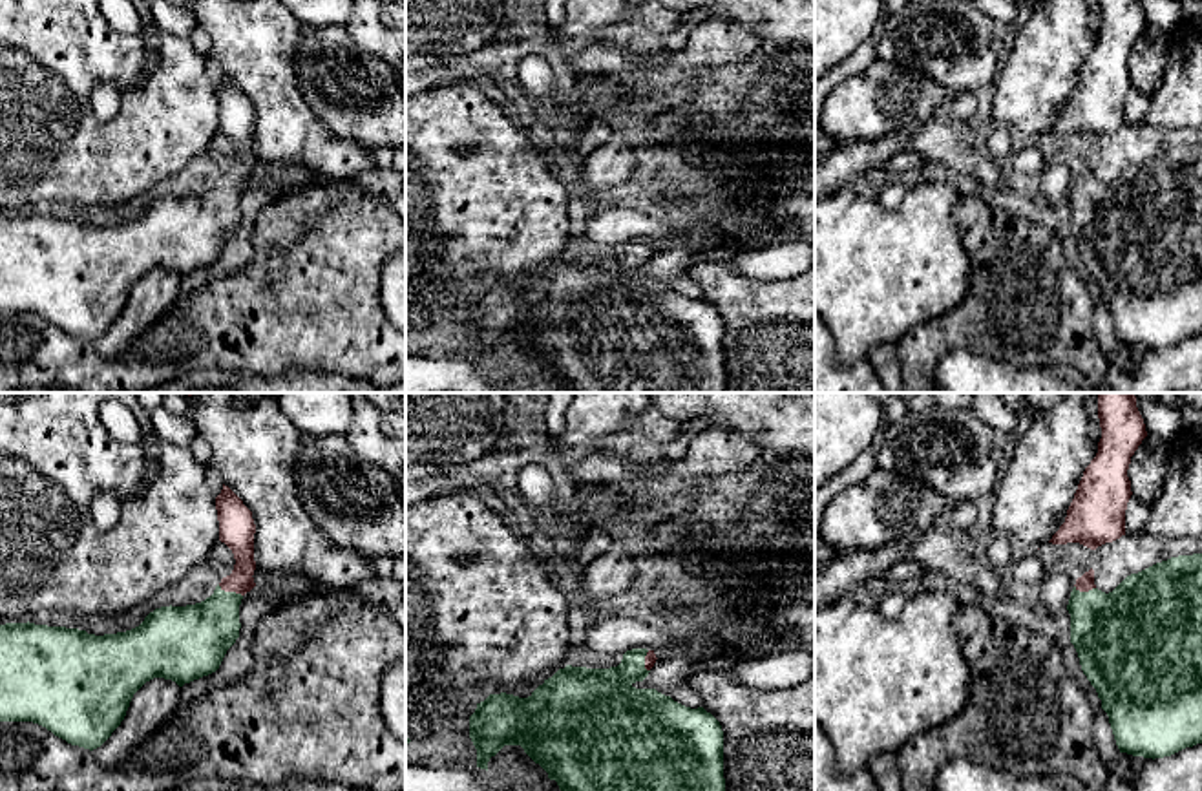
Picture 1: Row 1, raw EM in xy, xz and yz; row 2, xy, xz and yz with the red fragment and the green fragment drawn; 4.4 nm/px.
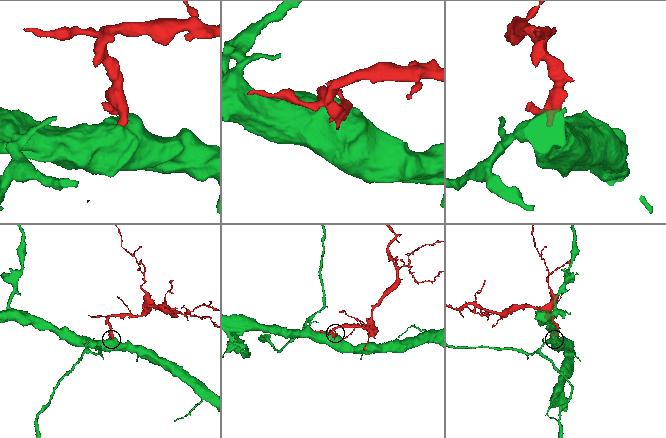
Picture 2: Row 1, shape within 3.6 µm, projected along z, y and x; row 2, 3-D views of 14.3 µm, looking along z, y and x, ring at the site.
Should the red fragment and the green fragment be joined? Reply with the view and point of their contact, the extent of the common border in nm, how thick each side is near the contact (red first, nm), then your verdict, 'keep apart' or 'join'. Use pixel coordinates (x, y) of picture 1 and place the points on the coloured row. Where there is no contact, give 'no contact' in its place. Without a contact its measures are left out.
contact xy (231, 590); length 120 nm; calibres 140 and 280 nm; join

